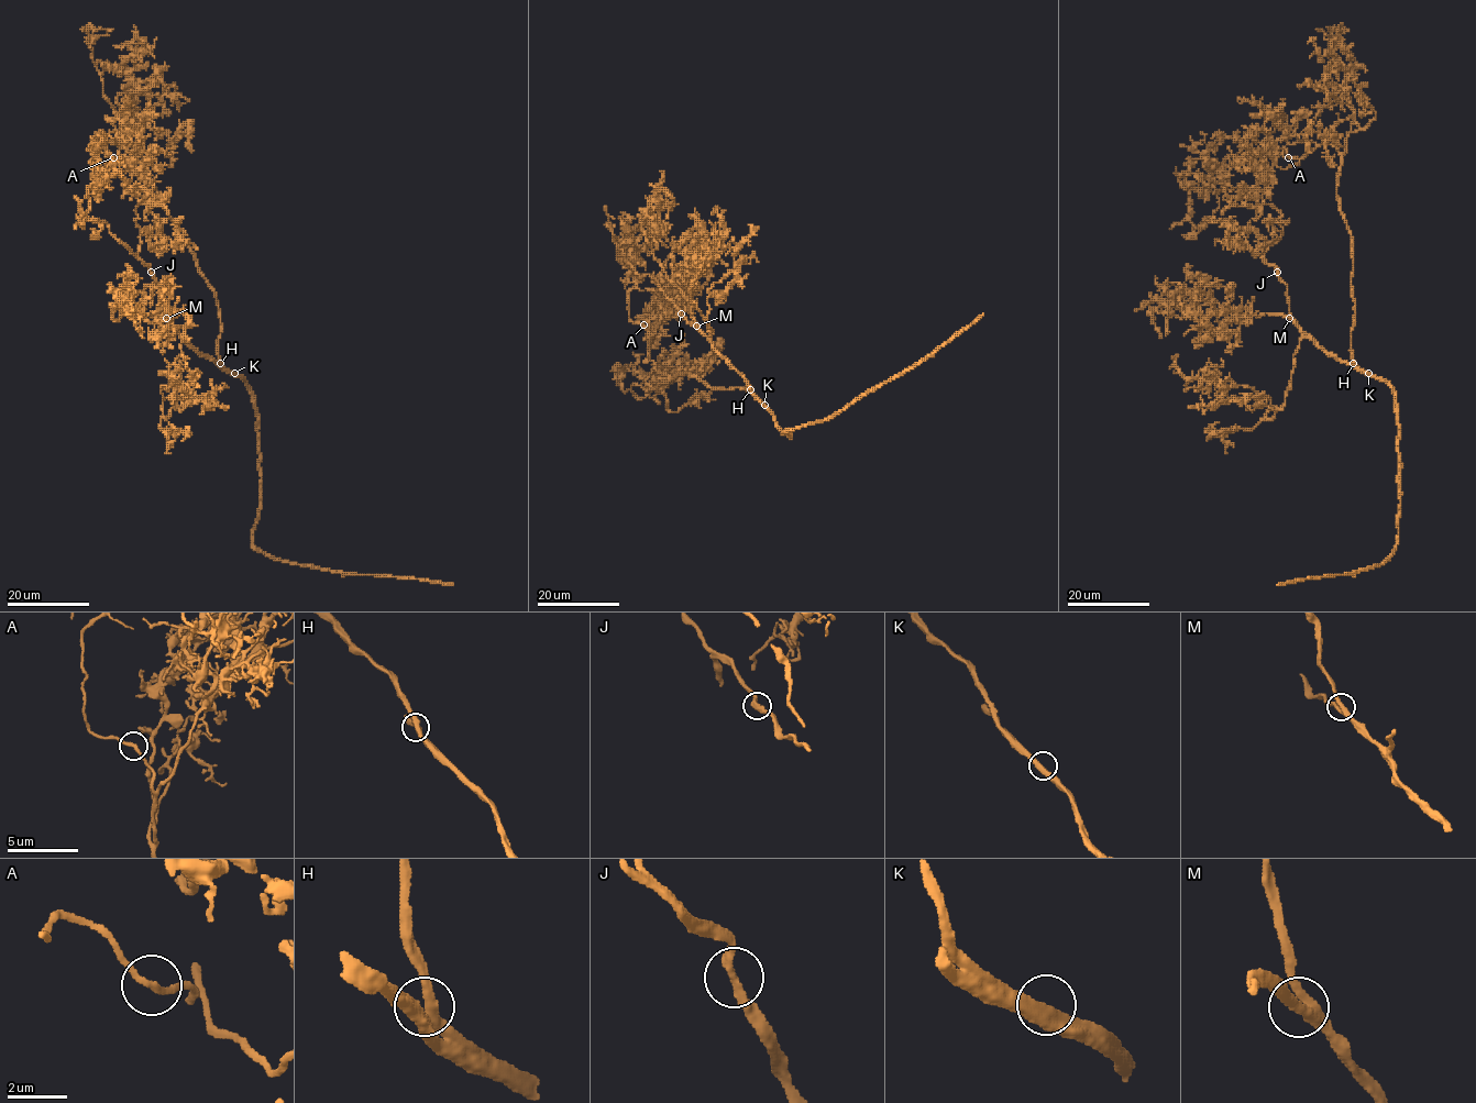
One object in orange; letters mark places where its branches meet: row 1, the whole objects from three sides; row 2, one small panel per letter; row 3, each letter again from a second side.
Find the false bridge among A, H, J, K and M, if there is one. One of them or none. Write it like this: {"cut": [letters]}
{"cut": []}

